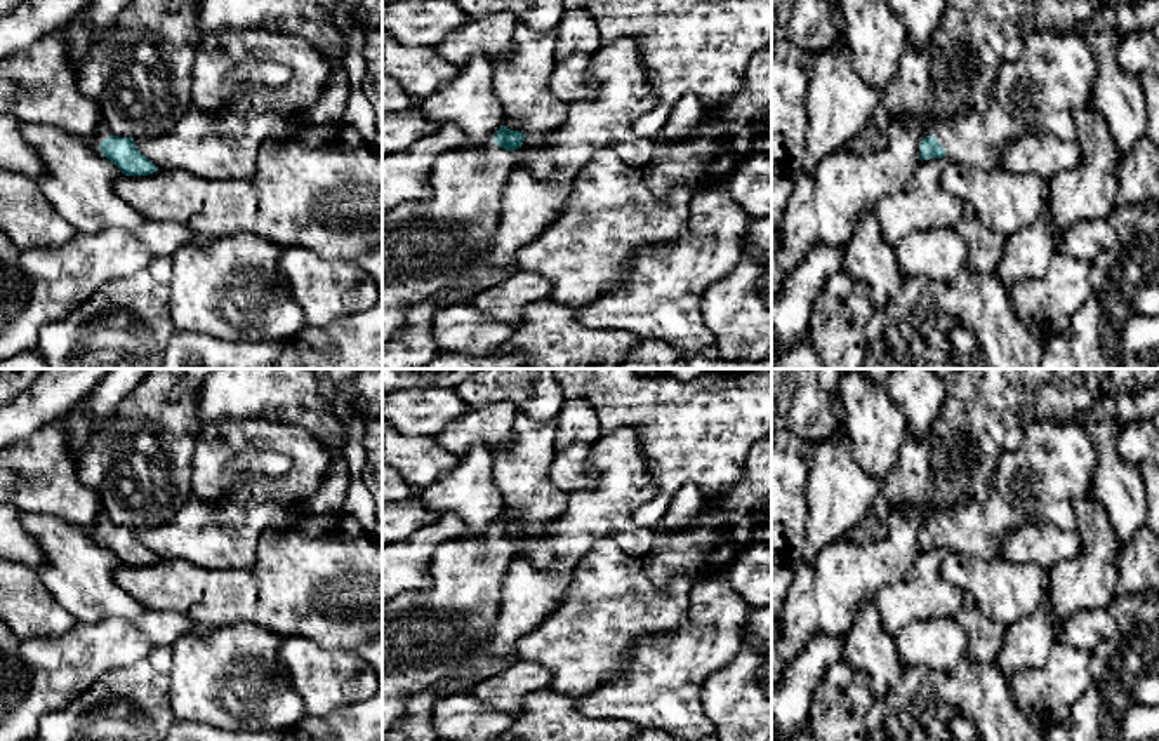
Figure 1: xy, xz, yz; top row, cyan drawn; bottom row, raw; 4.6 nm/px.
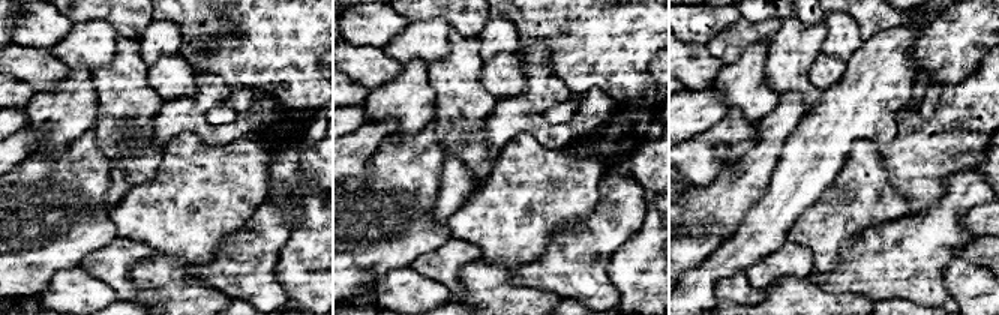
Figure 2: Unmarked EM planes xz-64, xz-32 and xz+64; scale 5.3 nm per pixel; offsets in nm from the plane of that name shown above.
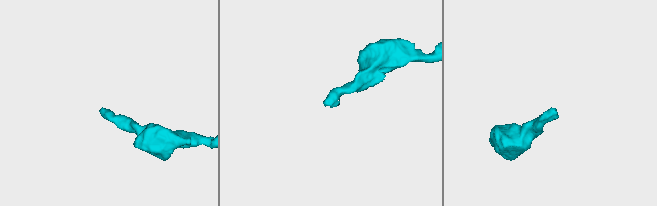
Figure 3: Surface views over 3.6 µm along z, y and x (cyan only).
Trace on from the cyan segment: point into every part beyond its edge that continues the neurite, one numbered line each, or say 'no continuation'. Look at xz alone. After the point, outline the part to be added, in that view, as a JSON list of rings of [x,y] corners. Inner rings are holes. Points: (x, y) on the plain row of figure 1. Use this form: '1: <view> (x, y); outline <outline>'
1: xz (428, 635); outline [[[490,531],[480,537],[441,543],[431,558],[431,586],[382,600],[382,732],[407,711],[408,699],[436,687],[443,699],[469,692],[474,684],[500,673],[516,656],[493,656],[488,630],[500,612],[502,584],[514,550]]]

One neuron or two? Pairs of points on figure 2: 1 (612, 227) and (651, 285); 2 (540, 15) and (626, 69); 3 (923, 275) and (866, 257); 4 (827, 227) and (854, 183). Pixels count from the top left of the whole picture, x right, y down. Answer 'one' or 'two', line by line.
1: two
2: one
3: one
4: one

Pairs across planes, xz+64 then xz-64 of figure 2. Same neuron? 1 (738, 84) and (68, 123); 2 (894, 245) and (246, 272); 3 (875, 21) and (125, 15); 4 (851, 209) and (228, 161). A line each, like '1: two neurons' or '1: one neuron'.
1: one neuron
2: one neuron
3: two neurons
4: one neuron

